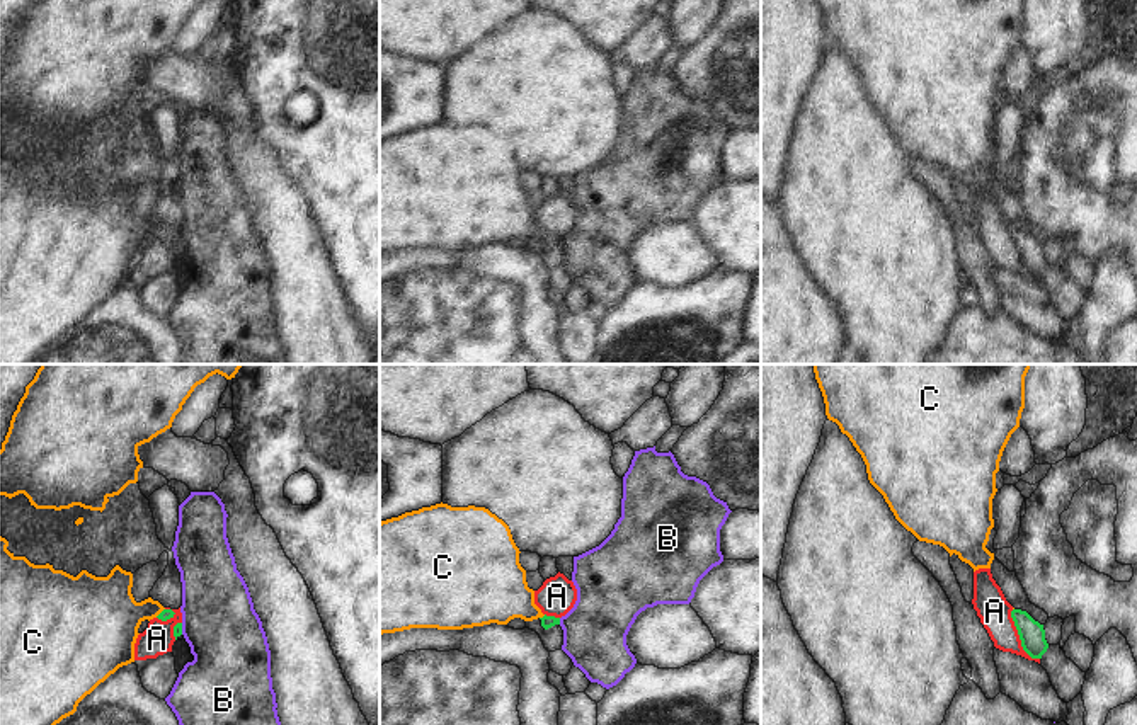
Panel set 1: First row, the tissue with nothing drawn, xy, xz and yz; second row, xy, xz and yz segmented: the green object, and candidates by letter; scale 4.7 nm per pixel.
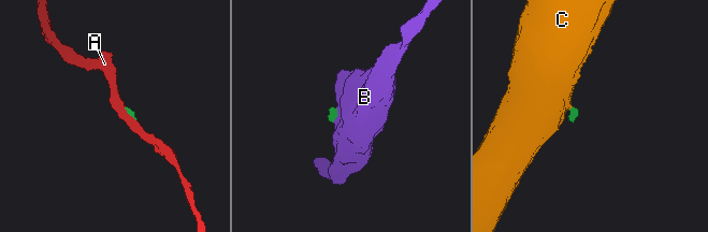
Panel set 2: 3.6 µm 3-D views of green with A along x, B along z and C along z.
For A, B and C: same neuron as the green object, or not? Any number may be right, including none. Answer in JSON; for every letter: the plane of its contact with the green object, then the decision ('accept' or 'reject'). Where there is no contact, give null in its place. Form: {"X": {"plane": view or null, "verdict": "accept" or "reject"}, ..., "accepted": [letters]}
{"A": {"plane": "yz", "verdict": "reject"}, "B": {"plane": "xz", "verdict": "reject"}, "C": {"plane": "xz", "verdict": "accept"}, "accepted": ["C"]}

